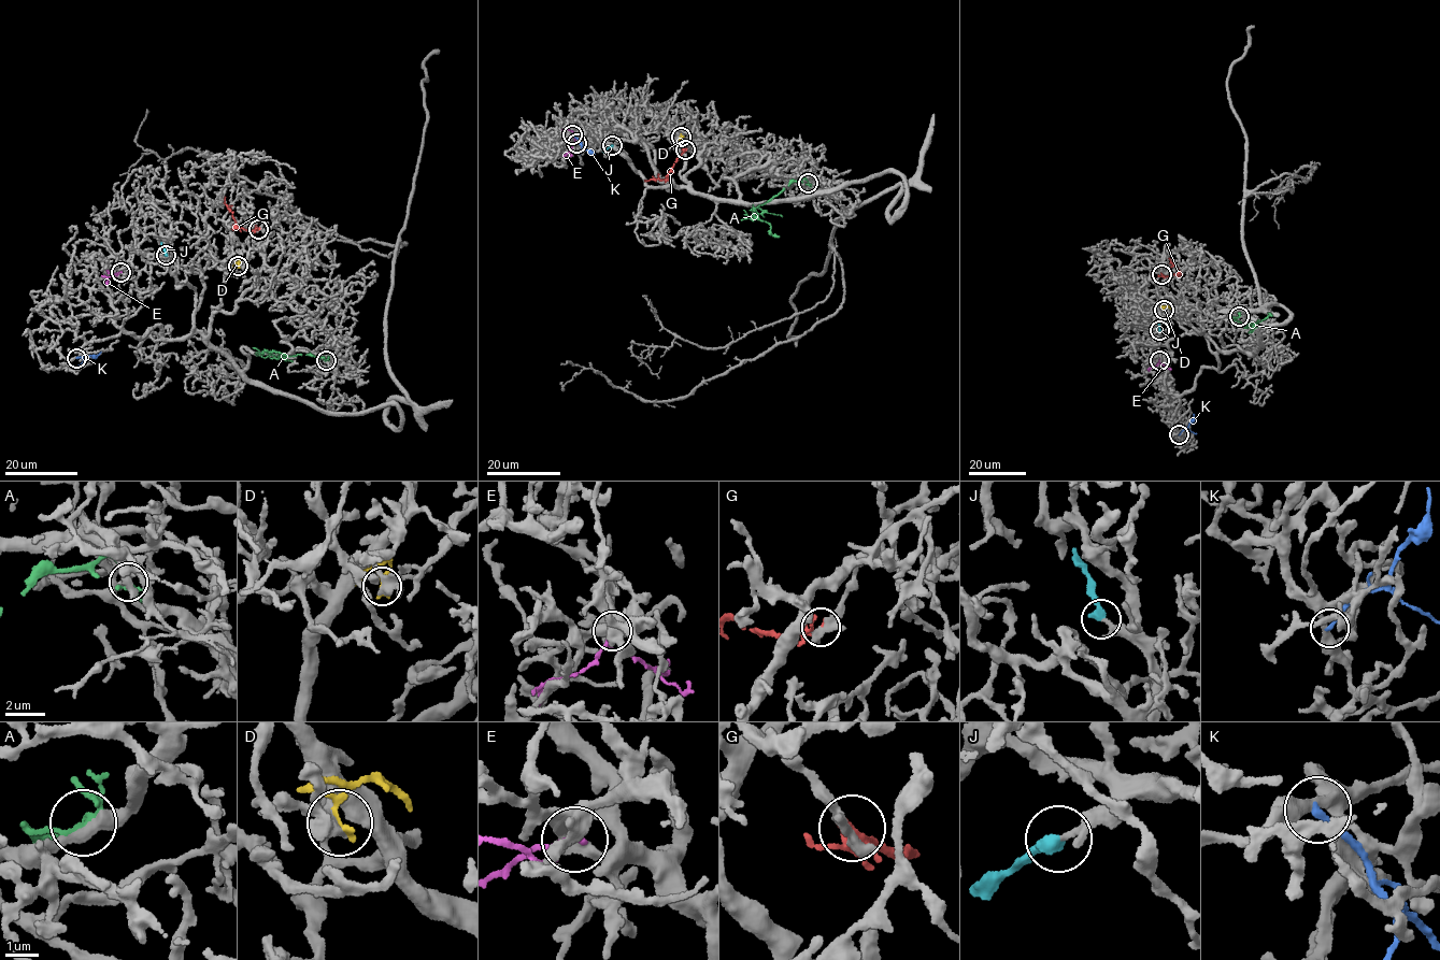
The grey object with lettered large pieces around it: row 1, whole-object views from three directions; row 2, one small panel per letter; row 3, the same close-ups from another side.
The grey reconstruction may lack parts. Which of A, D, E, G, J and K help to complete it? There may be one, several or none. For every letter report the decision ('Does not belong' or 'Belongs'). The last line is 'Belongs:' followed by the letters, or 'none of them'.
A: Does not belong
D: Does not belong
E: Does not belong
G: Does not belong
J: Belongs
K: Does not belong
Belongs: J

